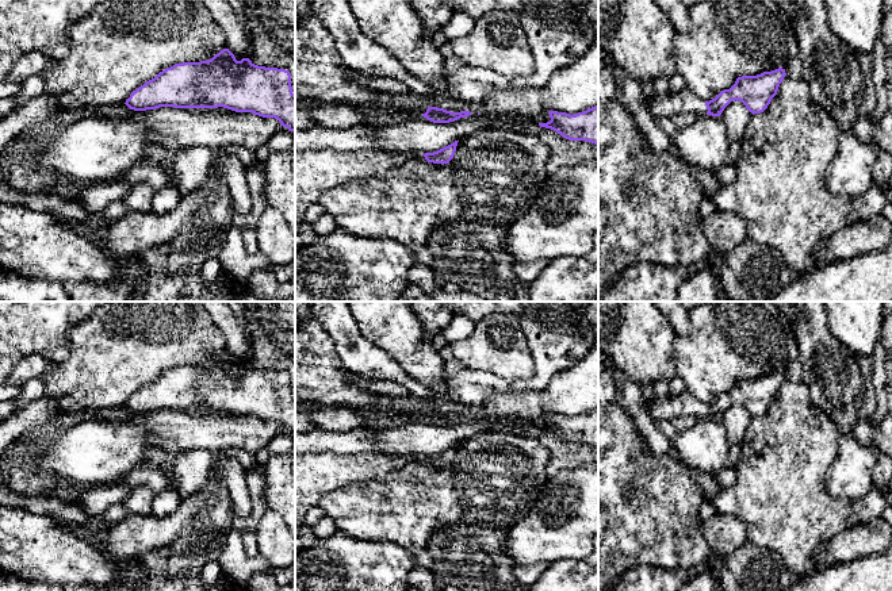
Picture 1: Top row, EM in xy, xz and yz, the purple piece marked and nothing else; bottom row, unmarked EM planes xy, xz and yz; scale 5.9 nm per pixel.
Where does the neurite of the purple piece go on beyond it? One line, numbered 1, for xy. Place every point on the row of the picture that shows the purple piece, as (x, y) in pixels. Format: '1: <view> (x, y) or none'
1: none

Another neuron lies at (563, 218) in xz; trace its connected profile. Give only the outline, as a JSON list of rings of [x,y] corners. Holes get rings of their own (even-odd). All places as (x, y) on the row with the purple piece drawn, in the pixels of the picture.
[[[598,164],[548,173],[529,211],[506,229],[506,249],[517,264],[583,257],[598,233]]]

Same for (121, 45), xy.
[[[104,0],[97,4],[85,18],[74,23],[68,30],[68,37],[69,54],[62,60],[49,58],[49,64],[45,72],[41,74],[45,81],[45,93],[47,96],[51,96],[61,107],[61,110],[66,111],[93,110],[106,105],[126,103],[126,100],[137,88],[143,85],[146,81],[154,78],[160,72],[165,70],[166,68],[183,62],[206,61],[226,47],[226,39],[222,30],[214,22],[210,11],[200,0]]]

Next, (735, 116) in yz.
[[[739,100],[731,101],[724,108],[720,118],[727,127],[730,141],[740,141],[743,138],[744,130],[751,115],[753,114]]]

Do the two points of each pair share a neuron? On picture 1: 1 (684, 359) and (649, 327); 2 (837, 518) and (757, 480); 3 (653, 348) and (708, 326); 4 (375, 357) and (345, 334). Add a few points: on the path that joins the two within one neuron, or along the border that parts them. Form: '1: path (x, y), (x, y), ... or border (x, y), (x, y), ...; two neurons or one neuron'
1: border (673, 333), (672, 357), (676, 373); two neurons
2: path (816, 515), (797, 515), (777, 495); one neuron
3: border (673, 333), (672, 357), (676, 371); two neurons
4: path (368, 356), (352, 341); one neuron

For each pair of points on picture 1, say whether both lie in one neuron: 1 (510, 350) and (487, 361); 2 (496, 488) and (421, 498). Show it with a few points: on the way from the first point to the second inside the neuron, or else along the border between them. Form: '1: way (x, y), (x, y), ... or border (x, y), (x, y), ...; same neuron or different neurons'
1: way (505, 350), (498, 350), (493, 356); same neuron
2: way (477, 488), (440, 497); same neuron

